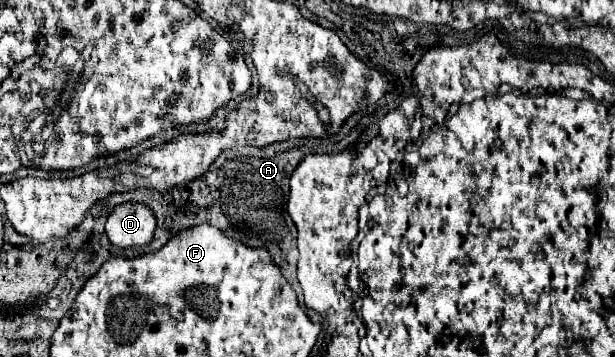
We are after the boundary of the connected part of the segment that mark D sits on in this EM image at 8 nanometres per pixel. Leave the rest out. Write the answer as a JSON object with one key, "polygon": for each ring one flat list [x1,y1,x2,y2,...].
{"polygon":[[125,202,115,206,105,224,105,232,111,244,129,248,129,246,143,246,153,238,155,230,155,216,153,212,139,202]]}

